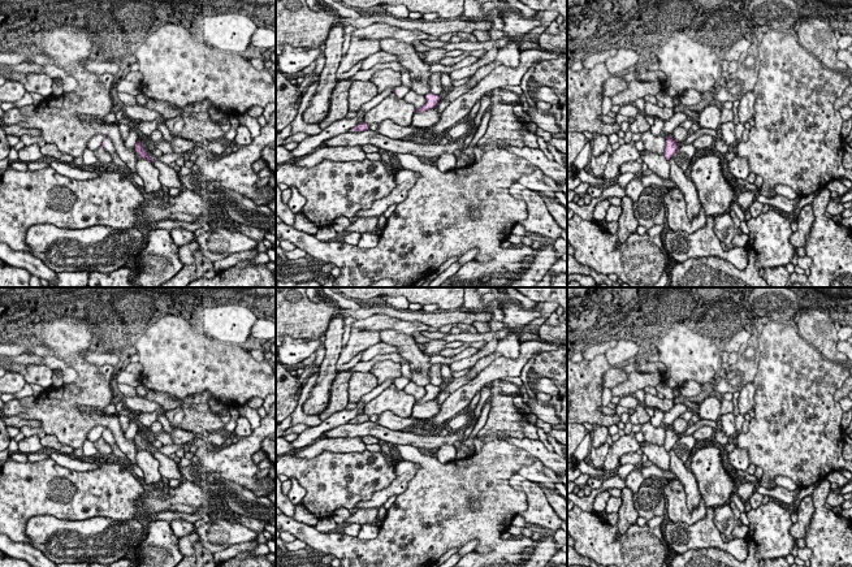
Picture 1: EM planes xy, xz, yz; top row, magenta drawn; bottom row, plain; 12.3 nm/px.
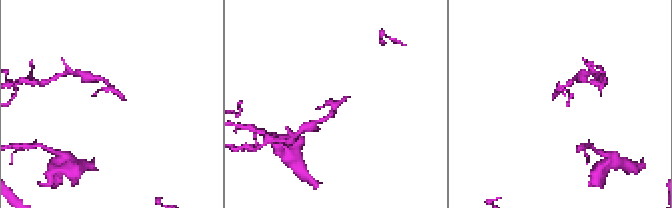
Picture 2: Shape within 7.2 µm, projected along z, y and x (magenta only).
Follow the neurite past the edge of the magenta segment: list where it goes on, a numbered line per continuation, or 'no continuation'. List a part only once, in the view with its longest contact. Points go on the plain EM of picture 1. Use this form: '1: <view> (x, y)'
no continuation

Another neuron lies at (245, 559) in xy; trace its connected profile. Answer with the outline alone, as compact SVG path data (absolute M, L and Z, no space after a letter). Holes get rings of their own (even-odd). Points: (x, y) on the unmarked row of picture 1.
M243 551L216 567L273 567L273 563L265 555L254 555L250 551Z

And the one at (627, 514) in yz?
M624 486L622 489L620 498L622 498L622 505L618 510L617 527L618 527L619 534L623 534L626 533L626 531L631 524L636 523L639 514L635 508L633 493L631 492L631 489Z

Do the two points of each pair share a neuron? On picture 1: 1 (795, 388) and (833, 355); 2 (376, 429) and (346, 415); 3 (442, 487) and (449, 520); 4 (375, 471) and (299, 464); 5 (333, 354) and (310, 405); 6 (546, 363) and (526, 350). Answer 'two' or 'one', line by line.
1: two
2: two
3: one
4: one
5: one
6: two

